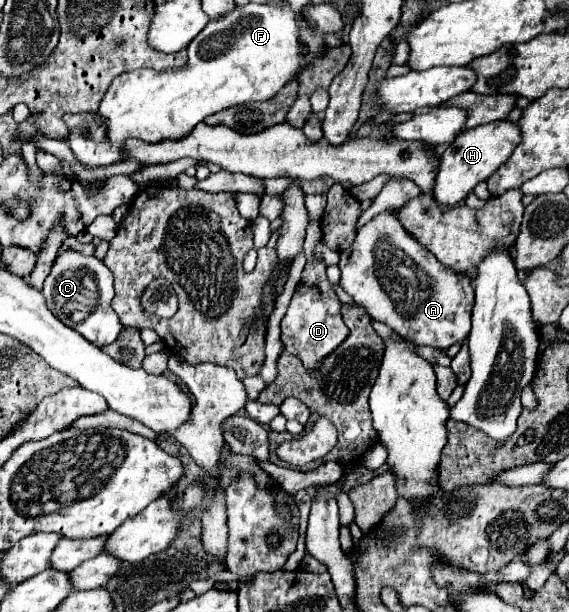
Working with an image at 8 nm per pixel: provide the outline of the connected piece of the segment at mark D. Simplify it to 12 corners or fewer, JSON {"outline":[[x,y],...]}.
{"outline":[[310,222],[306,268],[282,318],[282,344],[316,368],[348,336]]}

